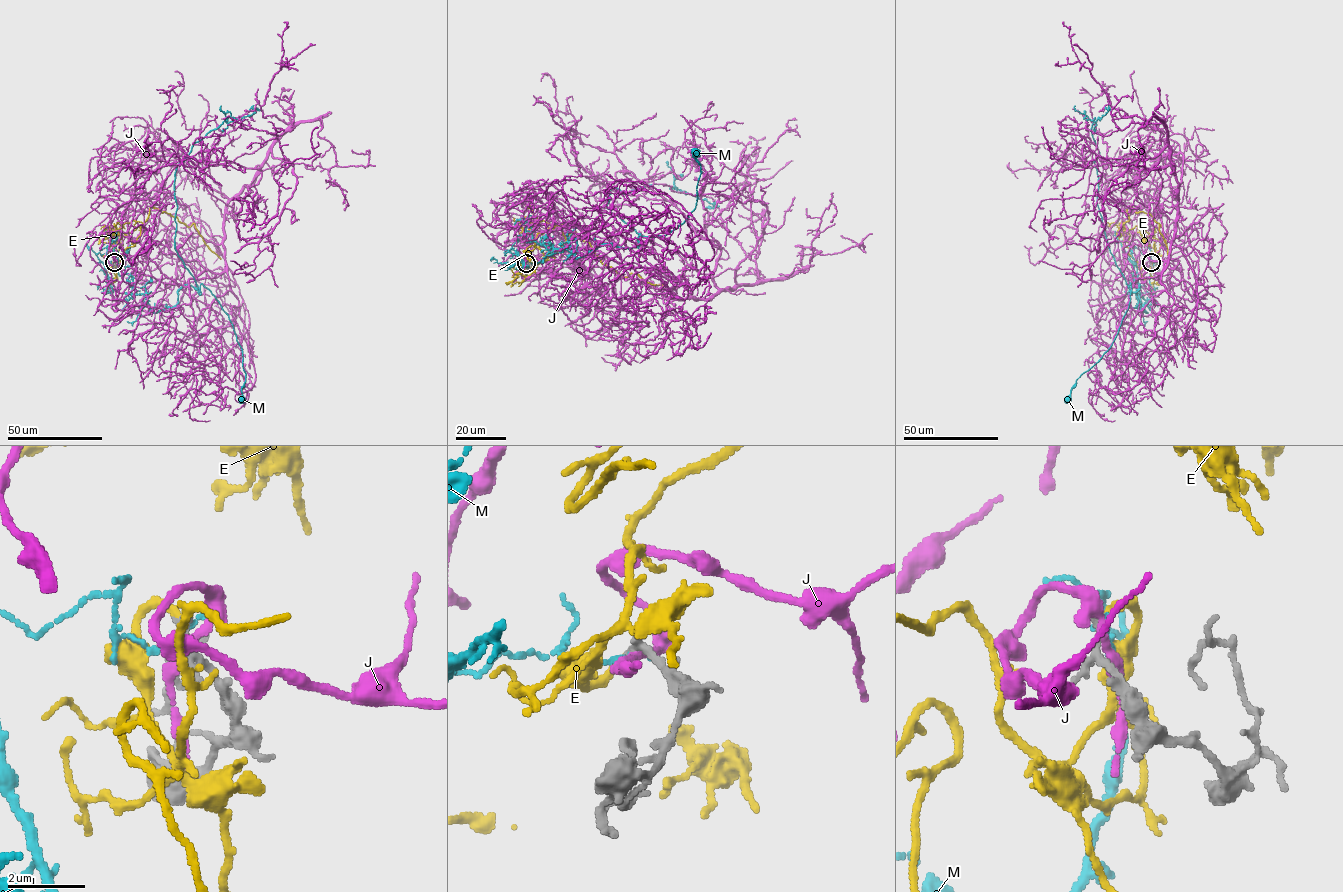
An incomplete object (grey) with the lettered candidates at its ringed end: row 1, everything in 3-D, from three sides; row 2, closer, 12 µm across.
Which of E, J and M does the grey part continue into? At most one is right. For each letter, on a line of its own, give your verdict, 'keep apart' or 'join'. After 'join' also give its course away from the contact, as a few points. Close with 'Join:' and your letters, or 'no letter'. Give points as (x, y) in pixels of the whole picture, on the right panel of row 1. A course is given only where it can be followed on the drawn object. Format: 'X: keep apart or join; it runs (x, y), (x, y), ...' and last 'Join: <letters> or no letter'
E: join; it runs (1151, 262), (1148, 270), (1124, 246), (1128, 206), (1149, 213), (1161, 226), (1169, 259)
J: keep apart
M: keep apart
Join: E

